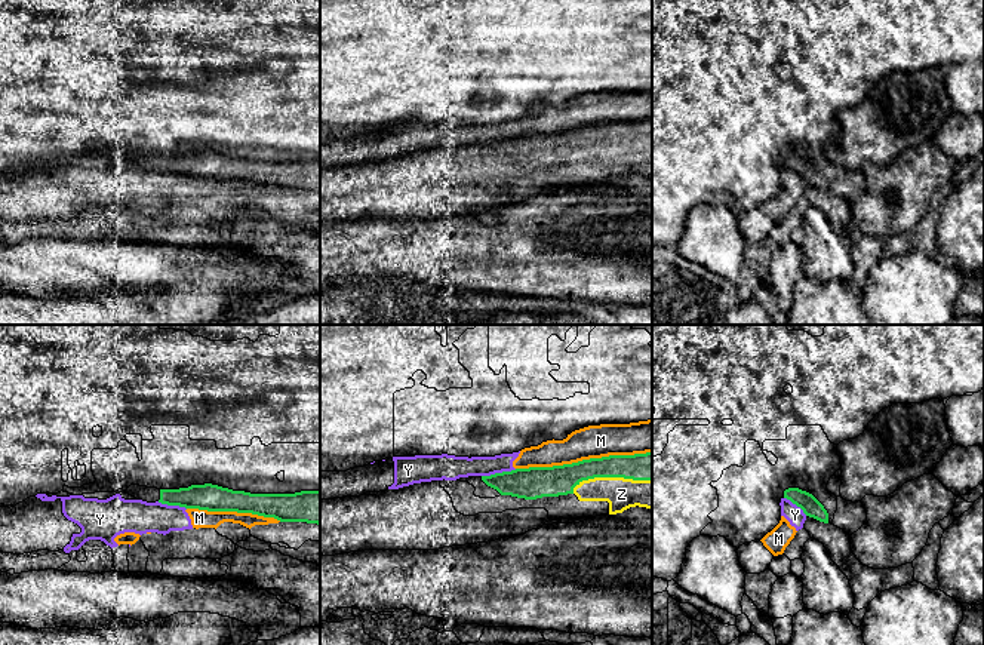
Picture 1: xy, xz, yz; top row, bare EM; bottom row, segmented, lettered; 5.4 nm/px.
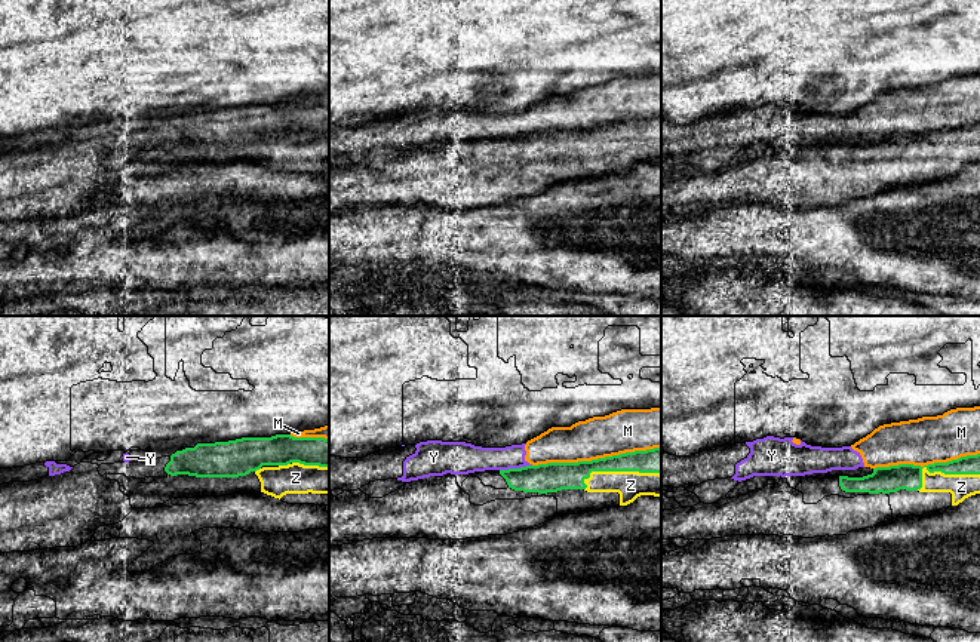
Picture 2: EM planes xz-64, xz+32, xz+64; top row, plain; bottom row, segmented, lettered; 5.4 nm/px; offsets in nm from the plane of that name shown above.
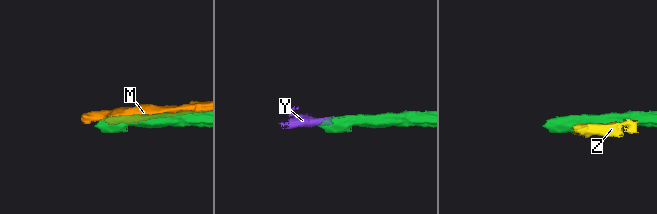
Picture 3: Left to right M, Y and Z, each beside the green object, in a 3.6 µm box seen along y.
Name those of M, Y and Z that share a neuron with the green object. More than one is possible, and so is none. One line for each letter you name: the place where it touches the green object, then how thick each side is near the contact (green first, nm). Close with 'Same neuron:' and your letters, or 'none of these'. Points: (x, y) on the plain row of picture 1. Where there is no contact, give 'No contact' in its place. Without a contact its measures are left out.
Z: Touches green at xz (609, 144). Thickness 160 nm (green) against 170 nm
Same neuron: Z

